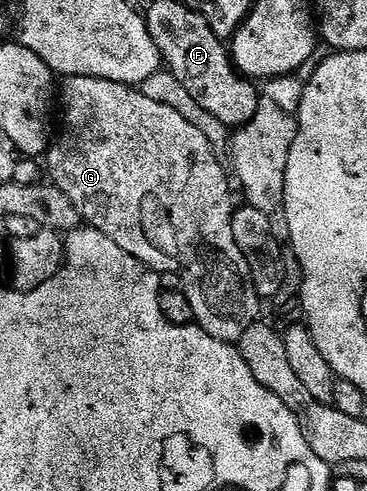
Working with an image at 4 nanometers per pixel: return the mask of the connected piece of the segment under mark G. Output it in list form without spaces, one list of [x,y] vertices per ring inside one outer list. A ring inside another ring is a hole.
[[[68,77],[65,78],[64,84],[66,84],[66,126],[63,127],[62,134],[59,137],[57,134],[56,140],[51,144],[44,157],[45,164],[48,166],[49,180],[60,191],[64,191],[64,195],[68,195],[68,199],[72,199],[72,203],[78,208],[79,218],[87,226],[99,229],[104,235],[108,235],[121,249],[128,251],[128,255],[132,255],[139,263],[148,269],[154,270],[155,273],[159,275],[178,273],[179,279],[182,280],[180,288],[192,305],[195,322],[204,331],[208,331],[208,335],[212,335],[212,339],[220,339],[231,343],[241,342],[242,336],[253,325],[259,324],[261,317],[258,316],[262,313],[264,301],[263,298],[259,297],[256,287],[252,283],[248,259],[241,247],[238,246],[236,235],[234,234],[236,204],[234,205],[234,197],[230,194],[231,178],[228,176],[228,173],[228,178],[226,178],[224,171],[226,169],[218,161],[216,155],[213,154],[213,149],[209,145],[208,139],[204,137],[203,132],[199,128],[188,123],[184,116],[174,111],[172,107],[164,106],[162,103],[154,103],[151,99],[146,99],[139,91],[131,92],[133,94],[130,97],[130,101],[114,101],[116,87],[108,79],[100,79],[99,77]]]

